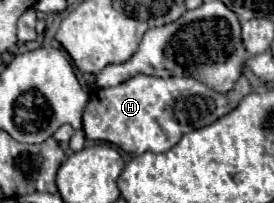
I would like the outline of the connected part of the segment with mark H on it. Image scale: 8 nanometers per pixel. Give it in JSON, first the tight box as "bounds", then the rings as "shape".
{"bounds":[84,74,252,154],"shape":[[[138,74],[114,88],[98,88],[84,110],[84,134],[90,140],[110,142],[126,154],[166,152],[184,134],[204,128],[232,112],[252,92],[242,76],[230,94],[218,94],[194,78],[156,78]]]}

